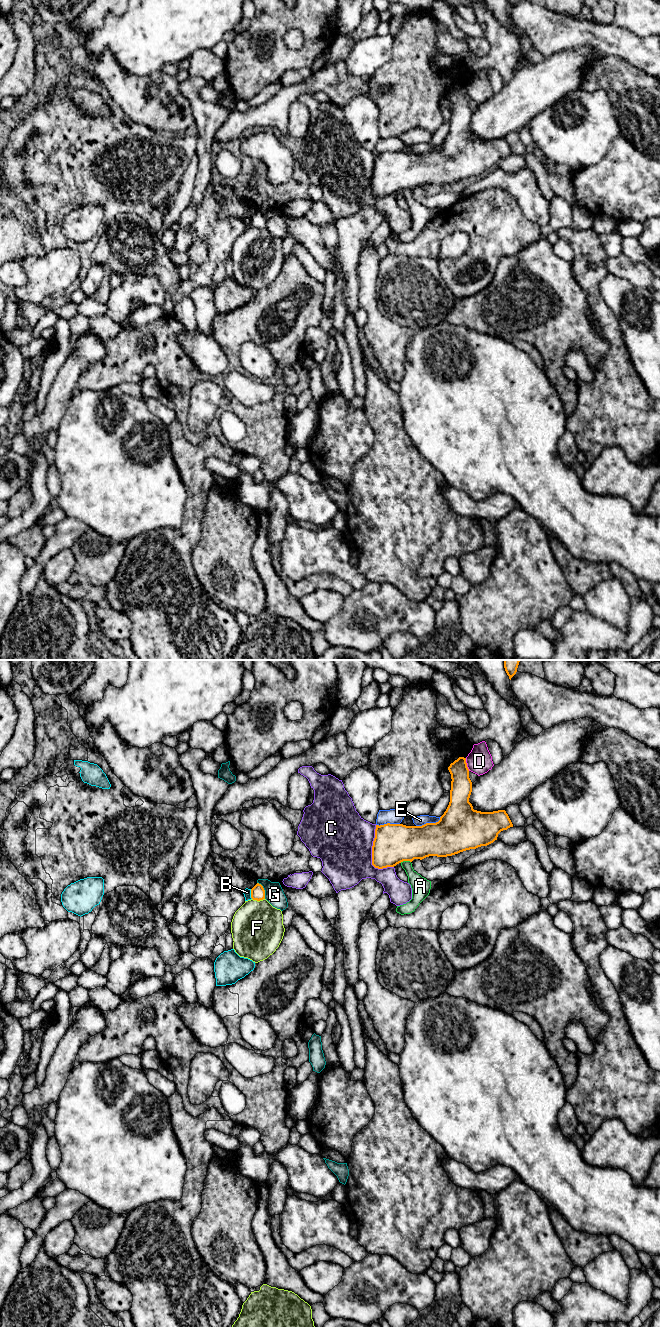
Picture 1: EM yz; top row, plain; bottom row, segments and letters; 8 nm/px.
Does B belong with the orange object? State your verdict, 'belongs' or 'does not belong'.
does not belong

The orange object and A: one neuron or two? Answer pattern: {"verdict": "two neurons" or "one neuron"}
{"verdict": "two neurons"}

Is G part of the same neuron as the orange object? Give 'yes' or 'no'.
no

